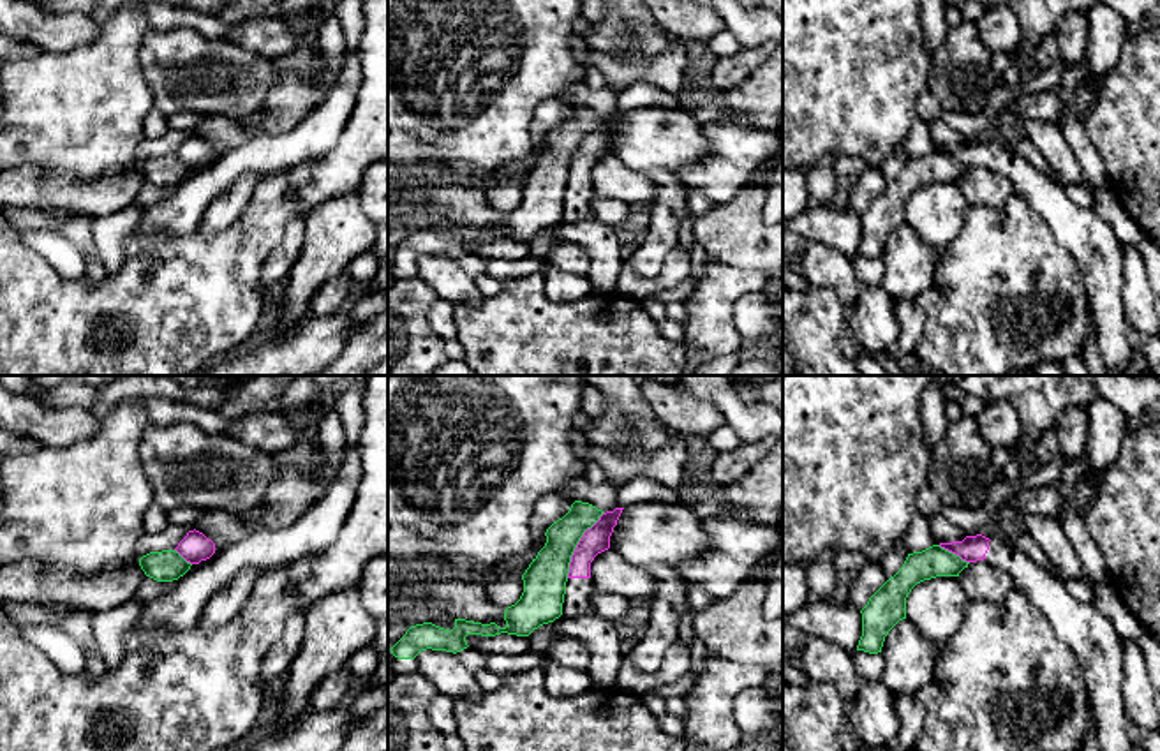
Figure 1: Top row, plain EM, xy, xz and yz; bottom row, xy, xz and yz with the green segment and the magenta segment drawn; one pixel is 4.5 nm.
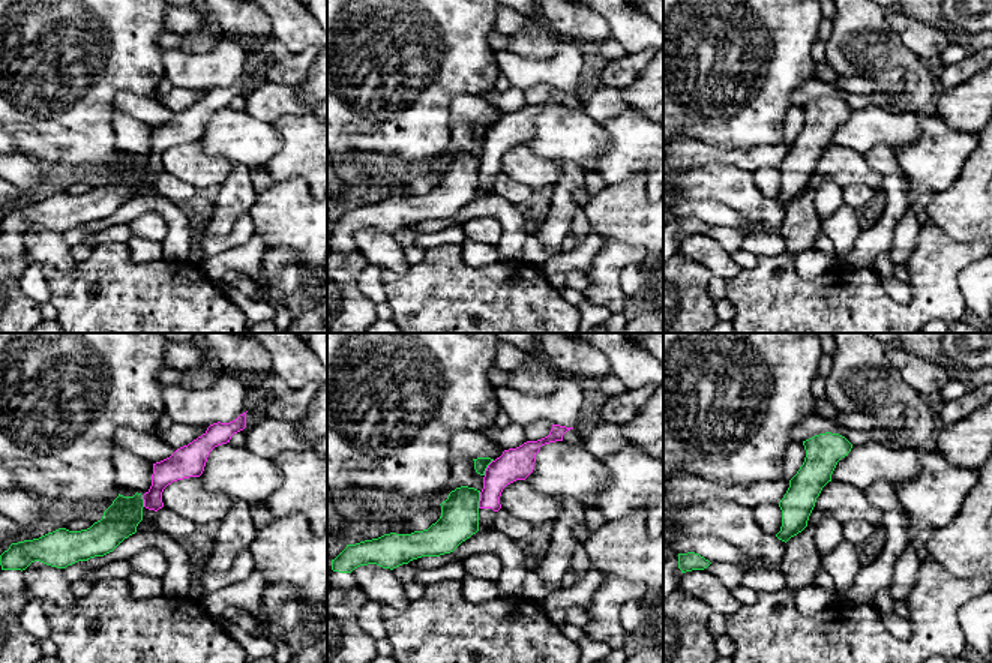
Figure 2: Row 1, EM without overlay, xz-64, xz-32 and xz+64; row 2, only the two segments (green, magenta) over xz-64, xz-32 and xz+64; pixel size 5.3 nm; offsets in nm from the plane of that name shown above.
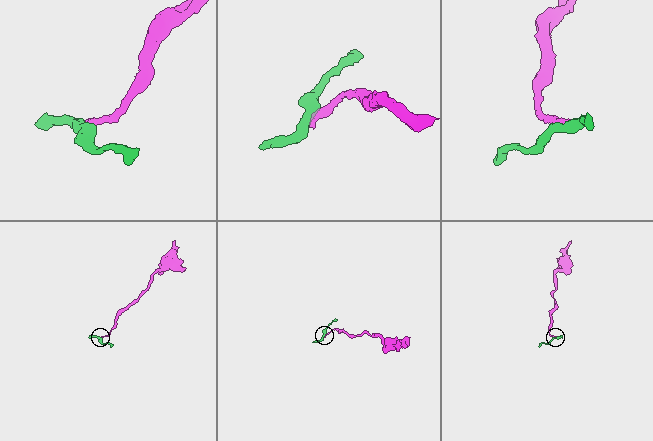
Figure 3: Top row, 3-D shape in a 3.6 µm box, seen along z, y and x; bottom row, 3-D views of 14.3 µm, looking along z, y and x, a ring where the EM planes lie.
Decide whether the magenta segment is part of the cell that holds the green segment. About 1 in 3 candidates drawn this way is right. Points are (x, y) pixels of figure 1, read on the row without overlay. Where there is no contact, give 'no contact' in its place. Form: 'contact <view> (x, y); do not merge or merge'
contact xz (577, 148); do not merge

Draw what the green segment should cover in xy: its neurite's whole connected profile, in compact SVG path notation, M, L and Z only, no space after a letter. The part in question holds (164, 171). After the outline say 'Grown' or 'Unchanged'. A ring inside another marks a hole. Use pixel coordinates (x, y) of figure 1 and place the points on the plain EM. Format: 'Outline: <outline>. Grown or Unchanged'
Outline: M176 155L150 157L139 164L139 171L146 182L157 187L173 187L183 182L190 175Z. Unchanged

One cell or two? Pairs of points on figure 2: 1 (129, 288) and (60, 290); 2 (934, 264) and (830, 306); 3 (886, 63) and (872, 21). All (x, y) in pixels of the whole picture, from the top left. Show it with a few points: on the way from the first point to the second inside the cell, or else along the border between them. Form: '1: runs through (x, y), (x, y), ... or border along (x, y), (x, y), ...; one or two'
1: runs through (113, 302), (92, 302), (77, 296); one
2: runs through (923, 296), (908, 311), (862, 311); one
3: runs through (877, 53), (872, 48), (872, 32); one

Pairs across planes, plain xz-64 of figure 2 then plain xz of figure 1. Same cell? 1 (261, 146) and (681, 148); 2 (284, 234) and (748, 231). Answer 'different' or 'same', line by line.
1: same
2: same

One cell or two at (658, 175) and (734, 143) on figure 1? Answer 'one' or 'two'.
two

